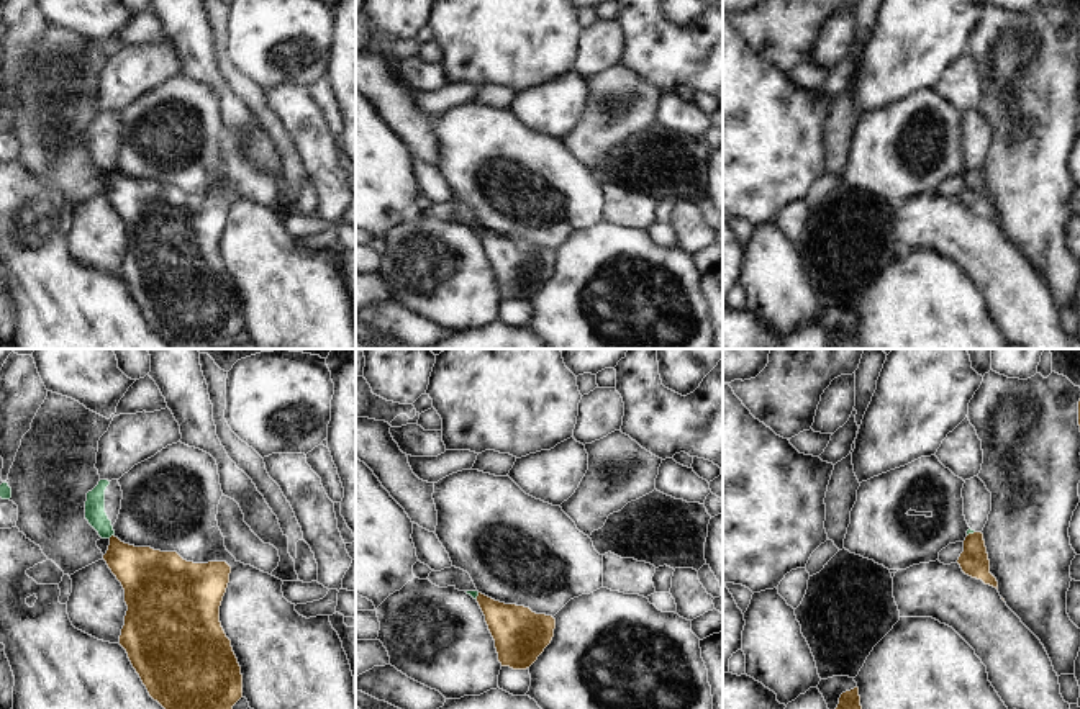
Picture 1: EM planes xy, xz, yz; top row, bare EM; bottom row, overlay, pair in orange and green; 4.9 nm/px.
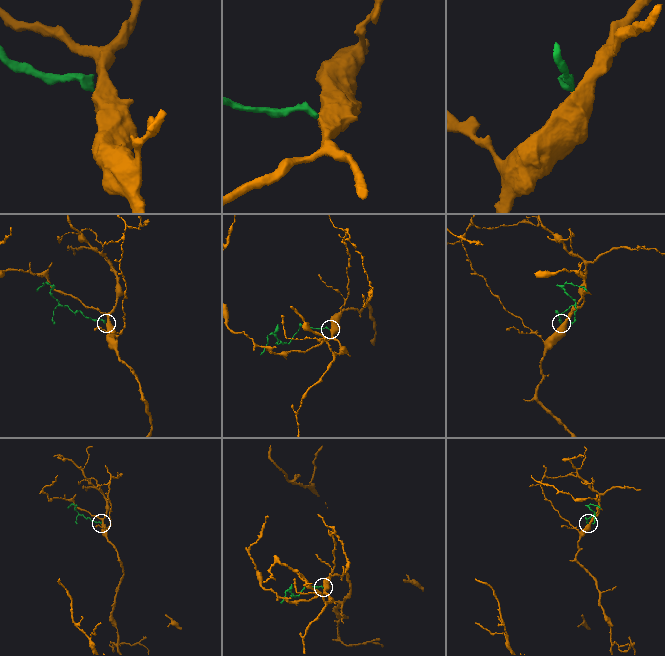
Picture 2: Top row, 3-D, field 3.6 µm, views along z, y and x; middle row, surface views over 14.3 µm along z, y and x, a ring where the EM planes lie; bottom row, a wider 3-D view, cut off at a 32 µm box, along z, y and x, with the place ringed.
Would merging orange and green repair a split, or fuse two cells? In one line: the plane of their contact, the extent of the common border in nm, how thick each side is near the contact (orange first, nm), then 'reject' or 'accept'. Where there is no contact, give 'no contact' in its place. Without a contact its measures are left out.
contact in xy; length 40 nm; calibres 260 and 100 nm; reject

